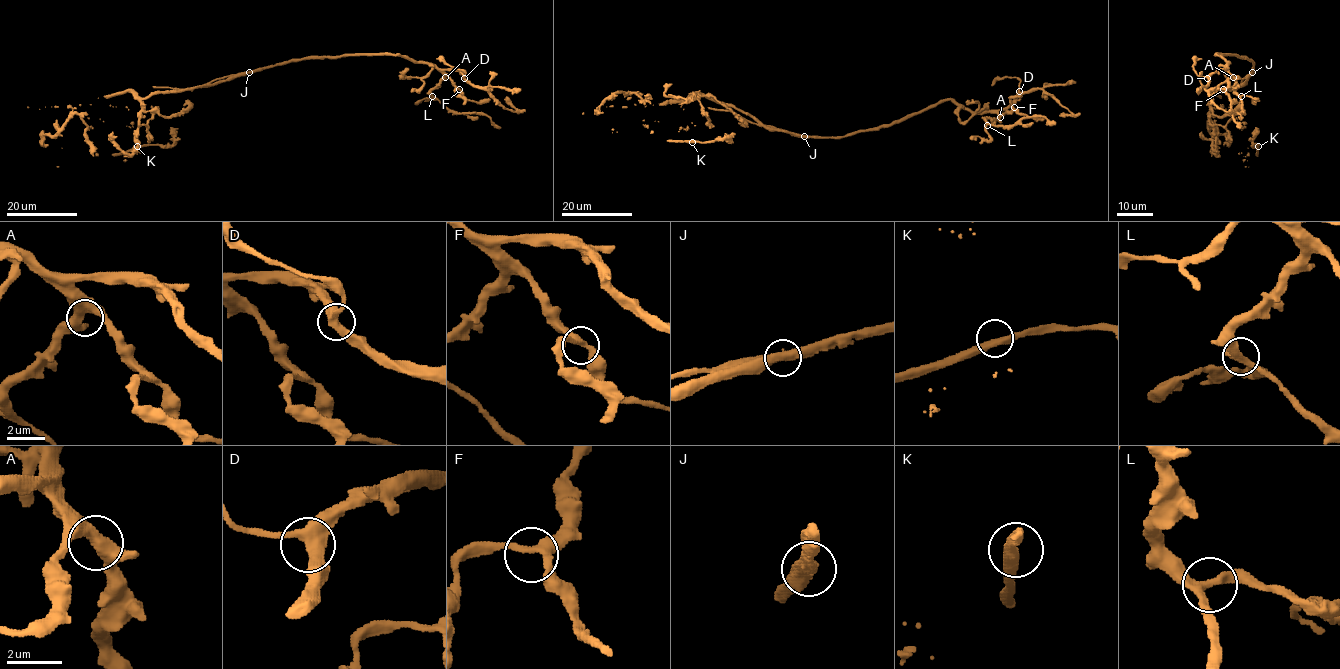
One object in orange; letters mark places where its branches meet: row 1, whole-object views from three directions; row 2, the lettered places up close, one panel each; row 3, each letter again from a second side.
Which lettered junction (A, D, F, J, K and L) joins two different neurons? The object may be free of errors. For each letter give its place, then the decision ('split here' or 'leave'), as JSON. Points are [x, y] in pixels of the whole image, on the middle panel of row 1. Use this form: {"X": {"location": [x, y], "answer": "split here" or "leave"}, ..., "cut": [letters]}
{"A": {"location": [1000, 117], "answer": "leave"}, "D": {"location": [1019, 91], "answer": "leave"}, "F": {"location": [1014, 107], "answer": "leave"}, "J": {"location": [804, 136], "answer": "split here"}, "K": {"location": [692, 142], "answer": "leave"}, "L": {"location": [987, 125], "answer": "leave"}, "cut": ["J"]}

